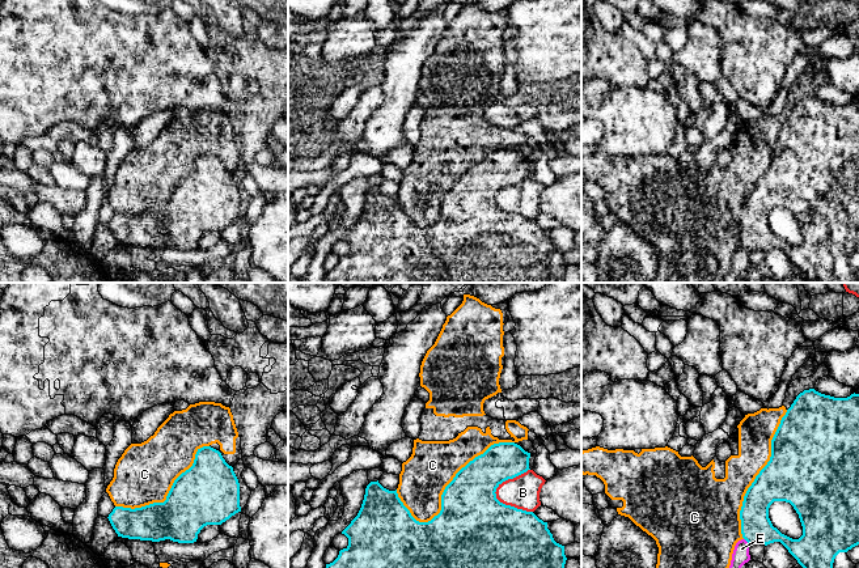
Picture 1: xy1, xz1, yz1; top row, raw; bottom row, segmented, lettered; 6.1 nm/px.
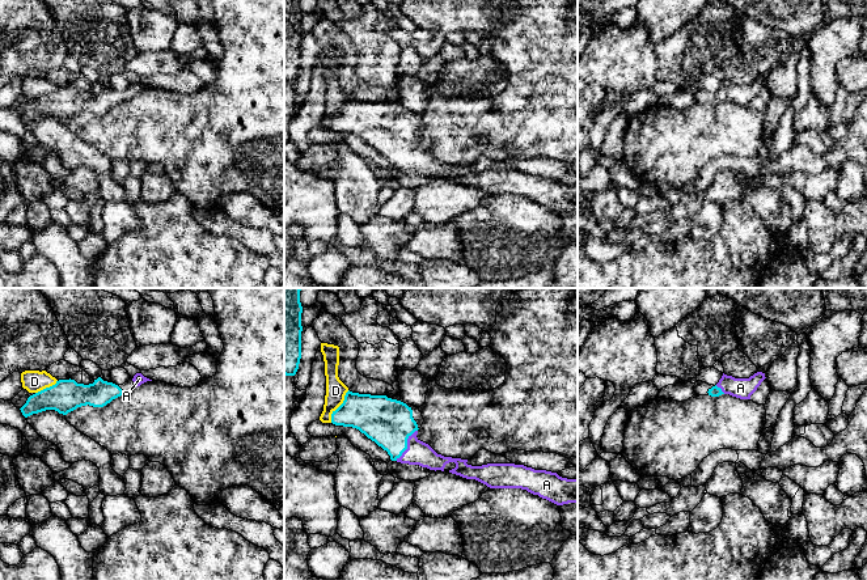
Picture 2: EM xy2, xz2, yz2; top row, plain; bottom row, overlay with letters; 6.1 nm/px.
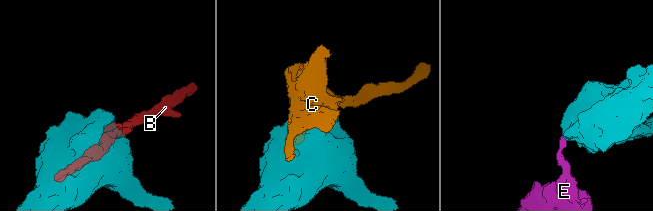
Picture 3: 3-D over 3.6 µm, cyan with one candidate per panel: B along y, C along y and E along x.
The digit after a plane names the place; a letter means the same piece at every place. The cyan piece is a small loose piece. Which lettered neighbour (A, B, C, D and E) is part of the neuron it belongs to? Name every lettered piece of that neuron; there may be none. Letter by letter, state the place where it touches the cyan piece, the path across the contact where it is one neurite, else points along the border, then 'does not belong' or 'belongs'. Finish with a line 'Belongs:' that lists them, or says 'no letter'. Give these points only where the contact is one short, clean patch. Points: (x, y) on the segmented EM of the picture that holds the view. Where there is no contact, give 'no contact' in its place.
A: xz2 (406, 445) | across xz2 (388, 422), (406, 445), (419, 453) | belongs
B: xz1 (508, 478) | does not belong
C: xz1 (445, 487) | does not belong
D: xz2 (339, 406) | along xz2 (349, 390), (343, 402), (332, 414), (330, 422) | does not belong
E: yz1 (747, 541) | along yz1 (744, 538), (749, 543) | does not belong
Belongs: A

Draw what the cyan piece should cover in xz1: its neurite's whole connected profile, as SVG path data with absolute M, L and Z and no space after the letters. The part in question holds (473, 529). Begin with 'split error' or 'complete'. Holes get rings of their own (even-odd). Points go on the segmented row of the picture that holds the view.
complete | M499 442L491 445L483 454L475 457L465 467L462 467L453 480L445 487L441 495L441 510L428 522L416 521L410 510L403 505L398 497L397 489L389 491L384 488L378 480L371 482L365 488L364 500L357 516L351 524L342 531L348 538L348 546L339 551L338 558L326 564L326 568L564 568L566 555L564 546L557 543L553 534L547 529L547 522L539 520L533 512L517 509L511 505L505 505L496 499L496 488L505 480L513 479L529 469L530 453L525 452L520 445L515 442Z

